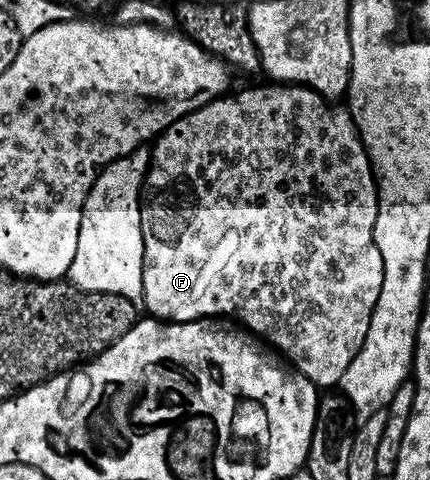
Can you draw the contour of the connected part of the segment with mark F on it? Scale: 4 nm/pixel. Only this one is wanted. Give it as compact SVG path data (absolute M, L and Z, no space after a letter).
M269 86L273 88L253 88L250 92L241 92L238 96L226 94L221 99L192 112L179 122L171 125L162 136L158 136L155 147L151 152L149 174L145 178L145 190L143 193L143 238L145 239L145 269L143 270L143 290L145 307L150 317L160 318L171 324L194 324L197 320L208 321L210 318L232 318L248 328L254 336L268 342L282 357L288 358L310 382L316 384L318 389L333 390L341 383L341 379L351 370L351 362L363 350L363 342L367 342L367 334L371 330L371 322L375 314L375 306L379 302L379 294L383 294L383 278L385 267L383 266L383 254L379 254L379 246L373 240L375 238L375 222L379 214L377 205L377 177L373 175L373 163L369 161L369 155L365 153L365 143L357 132L357 123L353 121L353 113L341 106L334 106L324 96L314 92L312 88L304 86Z

